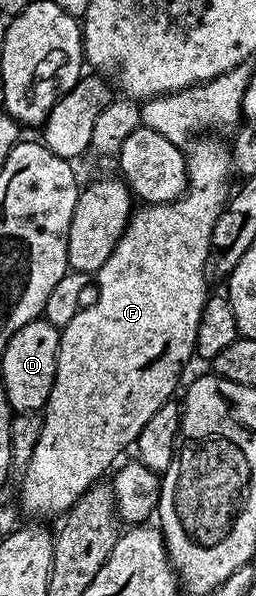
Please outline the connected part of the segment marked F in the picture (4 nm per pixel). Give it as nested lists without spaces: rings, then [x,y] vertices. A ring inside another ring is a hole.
[[[202,136],[189,147],[186,154],[187,172],[189,174],[189,186],[185,194],[177,201],[170,203],[156,203],[154,205],[143,205],[143,210],[135,209],[130,216],[130,222],[126,230],[120,236],[116,248],[104,260],[104,264],[99,268],[96,281],[98,281],[98,295],[94,298],[94,303],[83,305],[76,316],[68,325],[61,327],[58,340],[58,363],[56,364],[56,380],[52,384],[52,392],[48,396],[41,415],[42,426],[38,428],[38,439],[34,447],[30,449],[30,457],[25,459],[26,471],[22,474],[22,487],[18,490],[18,498],[22,501],[22,510],[26,514],[39,514],[39,519],[46,520],[49,514],[61,516],[88,492],[90,486],[99,483],[102,473],[125,452],[126,446],[133,447],[138,441],[140,432],[156,412],[165,402],[171,401],[175,397],[174,389],[178,386],[178,377],[182,374],[182,369],[189,364],[190,358],[195,357],[194,345],[196,344],[196,328],[200,328],[200,316],[204,312],[204,304],[208,297],[206,290],[206,270],[208,274],[208,263],[212,255],[210,245],[214,243],[214,229],[218,223],[218,218],[226,208],[228,195],[231,193],[230,170],[232,174],[232,150],[228,145],[217,142],[217,137]]]

